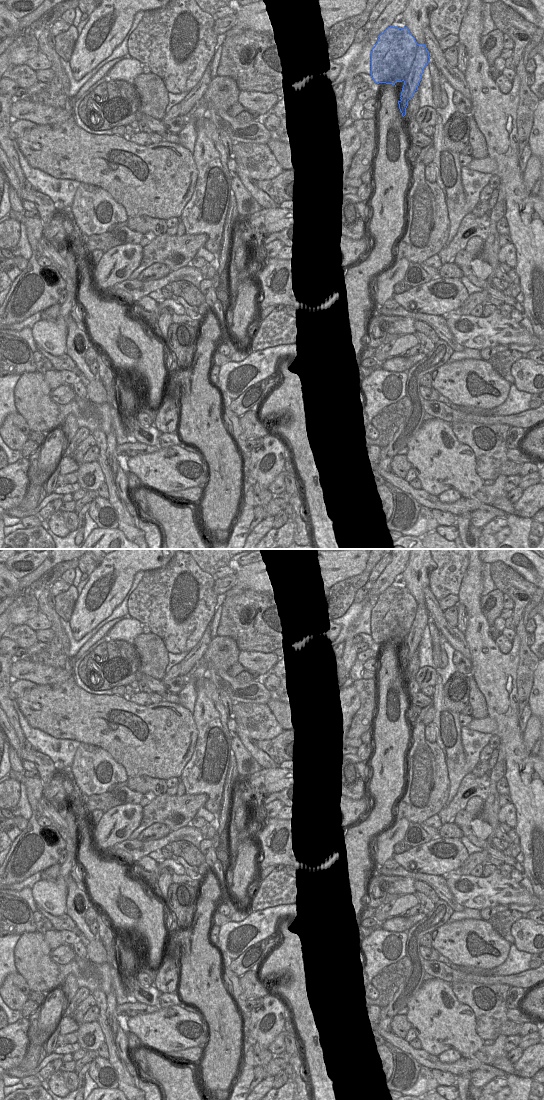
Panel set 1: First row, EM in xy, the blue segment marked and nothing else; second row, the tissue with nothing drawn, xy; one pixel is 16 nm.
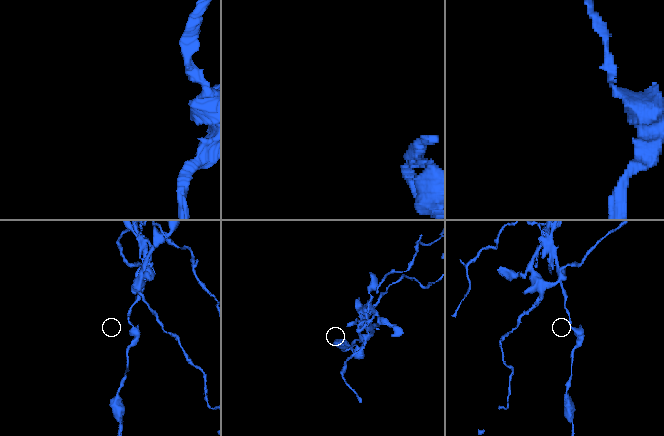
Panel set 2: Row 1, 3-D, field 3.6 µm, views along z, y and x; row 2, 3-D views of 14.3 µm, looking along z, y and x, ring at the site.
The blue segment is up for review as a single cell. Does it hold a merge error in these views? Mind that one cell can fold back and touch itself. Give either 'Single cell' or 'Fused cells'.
Fused cells

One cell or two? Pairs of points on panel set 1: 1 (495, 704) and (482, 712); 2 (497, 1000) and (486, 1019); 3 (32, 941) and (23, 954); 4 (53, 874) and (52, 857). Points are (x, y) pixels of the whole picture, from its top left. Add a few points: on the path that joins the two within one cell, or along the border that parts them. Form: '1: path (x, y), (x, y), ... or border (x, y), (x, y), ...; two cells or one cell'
1: border (478, 687), (484, 697), (488, 715); two cells
2: path (492, 1005), (490, 1007), (490, 1014); one cell
3: path (32, 944), (26, 951); one cell
4: border (58, 862), (40, 871); two cells

